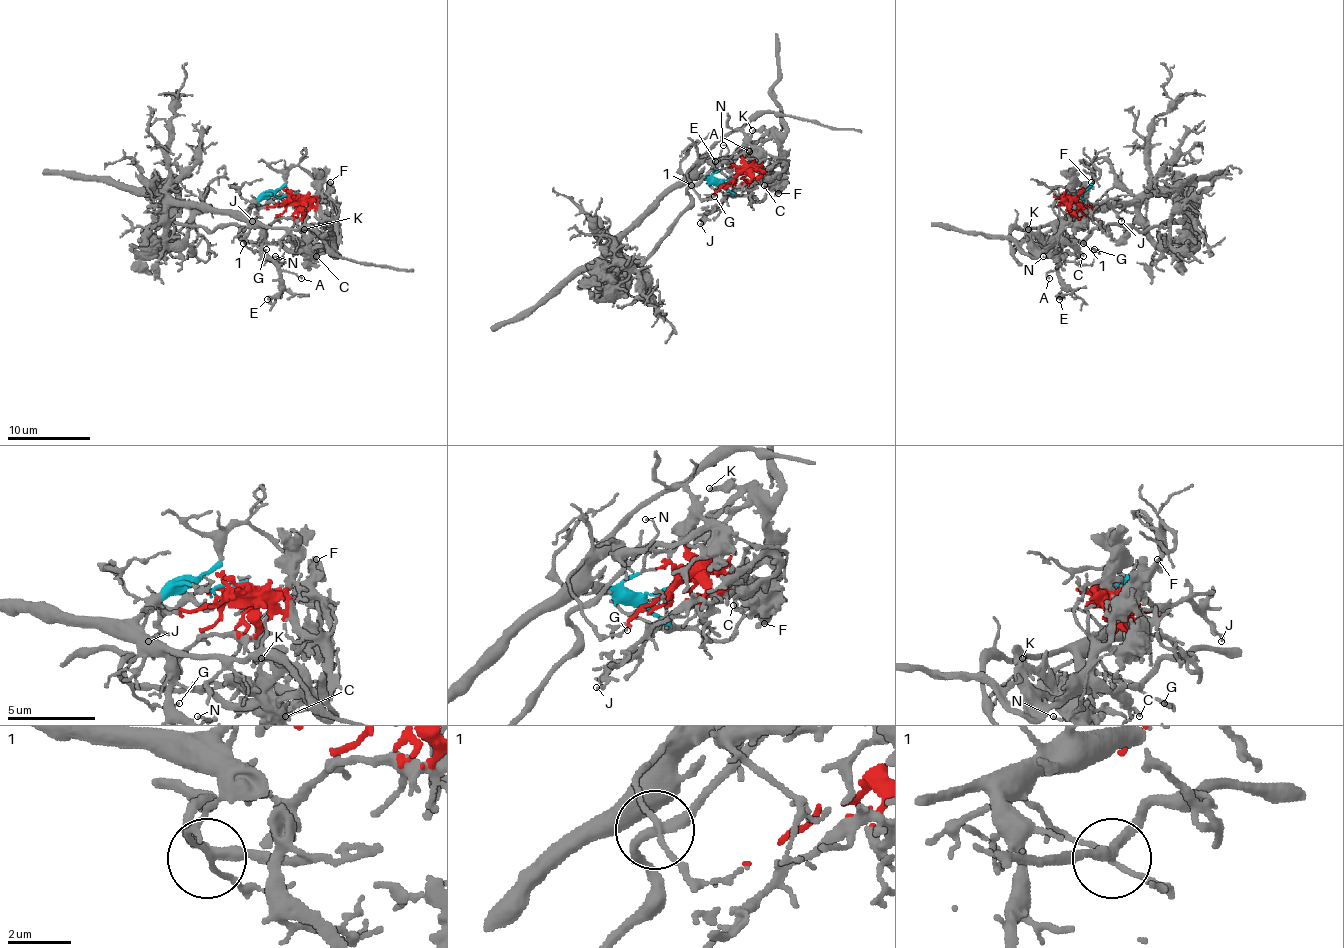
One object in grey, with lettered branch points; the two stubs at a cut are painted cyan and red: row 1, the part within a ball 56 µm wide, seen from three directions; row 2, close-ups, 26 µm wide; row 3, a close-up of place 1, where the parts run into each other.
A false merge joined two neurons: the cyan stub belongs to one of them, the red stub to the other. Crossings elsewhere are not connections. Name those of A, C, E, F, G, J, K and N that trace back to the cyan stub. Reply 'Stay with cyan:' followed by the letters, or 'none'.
Stay with cyan: A, E, G, N

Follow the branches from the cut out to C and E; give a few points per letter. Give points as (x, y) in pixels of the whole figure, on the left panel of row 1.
C: (287, 194), (310, 202), (335, 229), (337, 240), (316, 256)
E: (287, 194), (265, 194), (248, 211), (281, 283), (267, 299)

